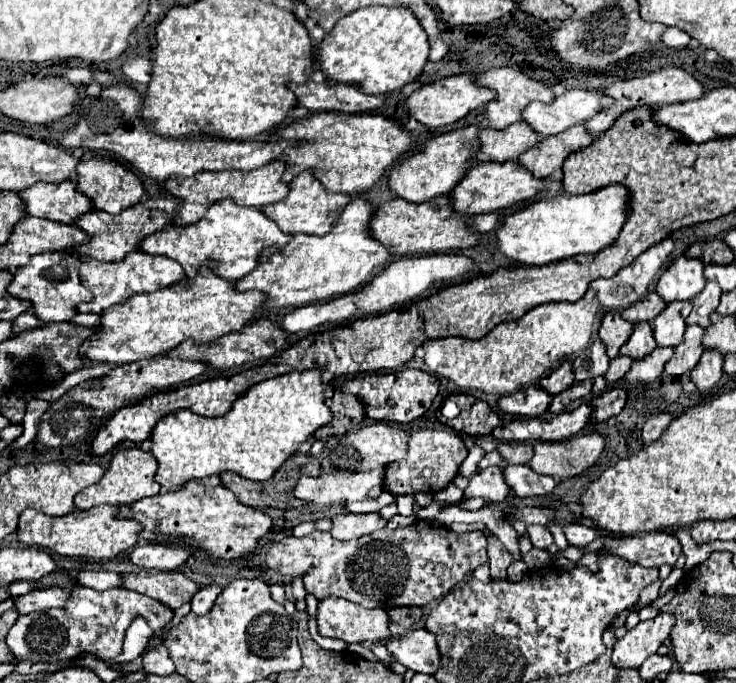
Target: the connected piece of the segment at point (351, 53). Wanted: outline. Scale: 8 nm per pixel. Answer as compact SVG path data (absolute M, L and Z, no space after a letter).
M365 7L361 11L353 11L353 15L345 15L345 19L339 19L335 23L333 31L323 37L321 45L315 51L315 63L323 71L327 83L353 83L355 87L361 87L361 91L365 91L367 95L391 93L405 87L407 83L413 83L421 75L427 59L427 33L419 25L417 17L405 7Z

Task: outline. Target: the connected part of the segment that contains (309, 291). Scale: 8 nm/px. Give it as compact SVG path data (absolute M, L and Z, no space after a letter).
M353 199L337 219L333 231L317 237L297 233L285 247L269 247L257 259L257 267L235 281L237 291L257 289L265 293L265 309L273 307L299 307L315 301L327 301L365 285L373 273L381 271L391 253L369 235L369 219L375 207L363 199Z

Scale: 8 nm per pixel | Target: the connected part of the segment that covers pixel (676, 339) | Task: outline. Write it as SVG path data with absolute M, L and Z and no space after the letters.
M691 301L667 303L665 311L653 321L653 335L659 347L677 347L683 341L685 319L693 308Z

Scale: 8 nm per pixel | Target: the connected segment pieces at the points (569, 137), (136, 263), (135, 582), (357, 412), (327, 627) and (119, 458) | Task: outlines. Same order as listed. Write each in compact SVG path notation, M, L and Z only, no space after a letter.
M585 125L569 127L569 131L561 131L561 135L551 135L551 137L541 139L535 147L521 153L517 163L521 163L531 173L535 173L535 177L543 179L559 171L563 161L571 153L591 145L591 141L593 137L585 129Z
M131 251L123 261L115 261L115 263L103 263L85 255L81 255L79 259L81 259L81 283L93 293L93 301L81 303L81 307L77 307L77 313L103 313L111 305L125 303L135 293L157 291L161 287L169 287L171 283L185 279L185 273L181 265L175 263L175 259L161 255L159 257L145 255L143 251Z
M131 571L121 573L121 587L133 589L141 595L157 599L165 603L169 609L179 609L187 603L195 591L199 589L197 583L187 579L181 571L171 573L145 573L145 571Z
M337 391L327 401L327 405L329 405L329 409L333 413L333 419L331 419L331 423L319 427L313 433L315 439L327 439L327 437L333 437L333 435L345 435L345 431L351 431L353 427L357 427L365 417L365 411L361 409L361 401L357 397L341 393L341 391Z
M321 599L317 607L317 631L323 637L343 639L345 643L383 643L389 639L389 617L381 609L365 609L349 603L347 599Z
M139 447L121 449L115 453L109 469L105 471L105 475L99 481L75 495L75 507L83 511L97 507L97 505L117 505L119 507L119 505L131 505L143 497L153 497L161 489L155 483L155 471L157 471L157 463L149 451L143 451Z

